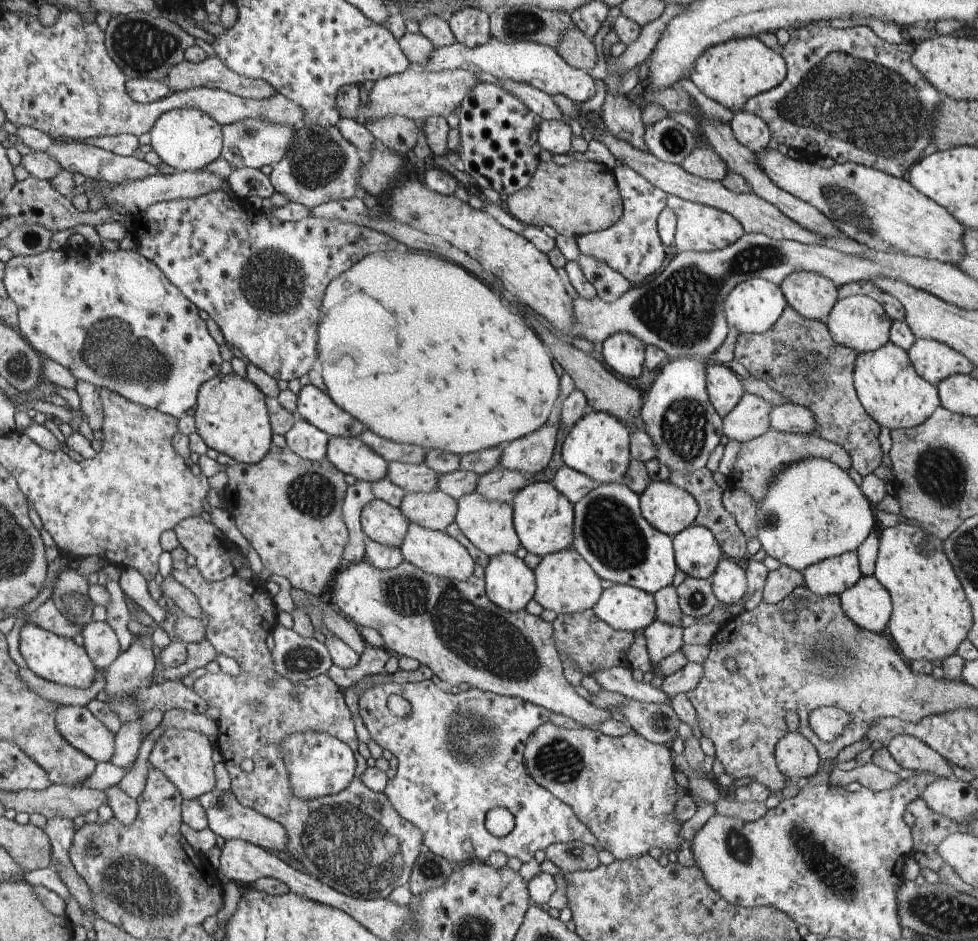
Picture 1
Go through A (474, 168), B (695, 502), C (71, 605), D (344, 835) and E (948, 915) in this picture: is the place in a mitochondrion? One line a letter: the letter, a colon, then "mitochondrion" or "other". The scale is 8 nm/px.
A: other
B: other
C: mitochondrion
D: mitochondrion
E: mitochondrion

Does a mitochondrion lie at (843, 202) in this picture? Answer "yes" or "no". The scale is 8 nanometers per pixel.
yes

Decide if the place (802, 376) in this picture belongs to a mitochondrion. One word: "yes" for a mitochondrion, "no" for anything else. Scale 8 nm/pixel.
yes

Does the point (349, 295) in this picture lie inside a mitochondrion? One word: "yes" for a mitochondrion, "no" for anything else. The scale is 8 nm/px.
no

